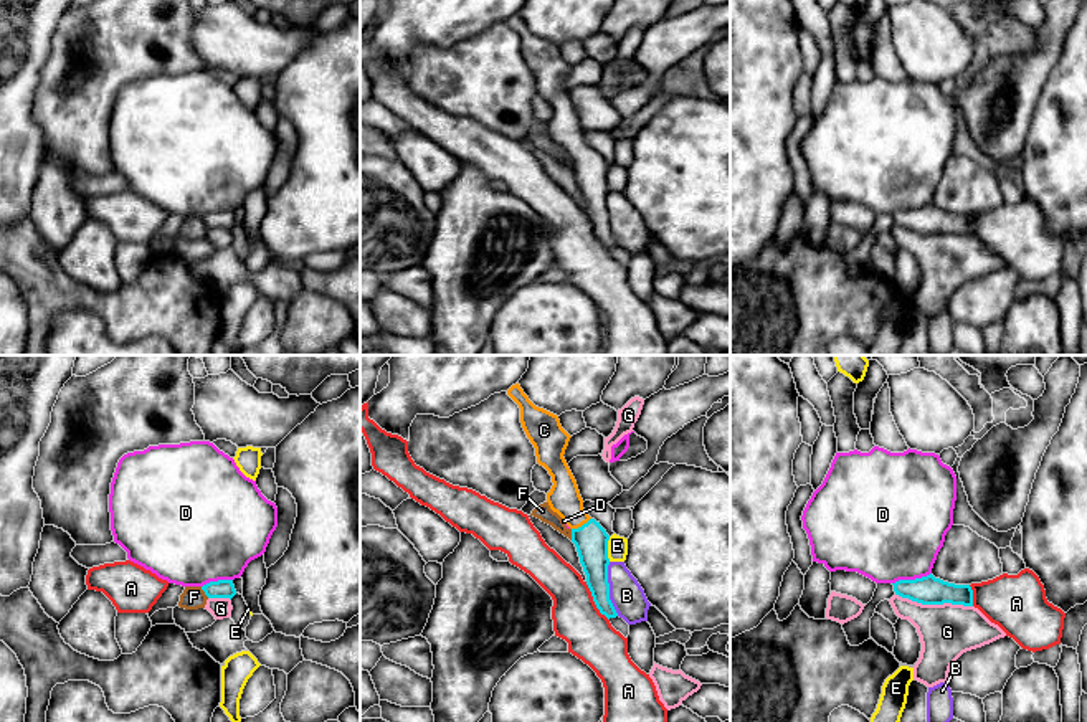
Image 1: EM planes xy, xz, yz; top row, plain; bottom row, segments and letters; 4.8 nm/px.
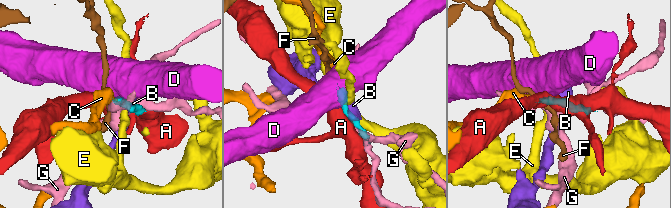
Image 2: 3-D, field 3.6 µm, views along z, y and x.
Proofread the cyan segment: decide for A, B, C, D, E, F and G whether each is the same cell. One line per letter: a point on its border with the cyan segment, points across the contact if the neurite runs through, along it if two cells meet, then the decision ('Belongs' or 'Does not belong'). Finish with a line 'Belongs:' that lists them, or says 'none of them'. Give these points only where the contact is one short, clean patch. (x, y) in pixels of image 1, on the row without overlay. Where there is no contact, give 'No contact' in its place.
A: Touches cyan at xz (593, 230). Boundary: xz (585, 212), (595, 237), (608, 250). Does not belong
B: Touches cyan at xz (608, 218). Boundary: xz (608, 192), (608, 228), (618, 245). Does not belong
C: Touches cyan at xz (582, 156). Path across: xz (590, 169), (582, 156), (564, 128). Belongs
D: Touches cyan at yz (911, 210). Boundary: yz (930, 202), (914, 208), (899, 208), (892, 213). Does not belong
E: Touches cyan at xz (607, 179). Boundary: xz (610, 167), (608, 190). Does not belong
F: Touches cyan at xy (204, 220). Boundary: xy (200, 217), (208, 227). Does not belong
G: Touches cyan at yz (934, 233). Does not belong
Belongs: C

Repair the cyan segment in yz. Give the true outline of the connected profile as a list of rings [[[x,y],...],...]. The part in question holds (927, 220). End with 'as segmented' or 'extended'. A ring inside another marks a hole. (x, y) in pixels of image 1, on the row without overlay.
[[[932,203],[915,210],[899,210],[894,215],[895,225],[922,235],[963,235],[973,236],[973,220],[970,215],[955,215],[935,208]]] | as segmented

